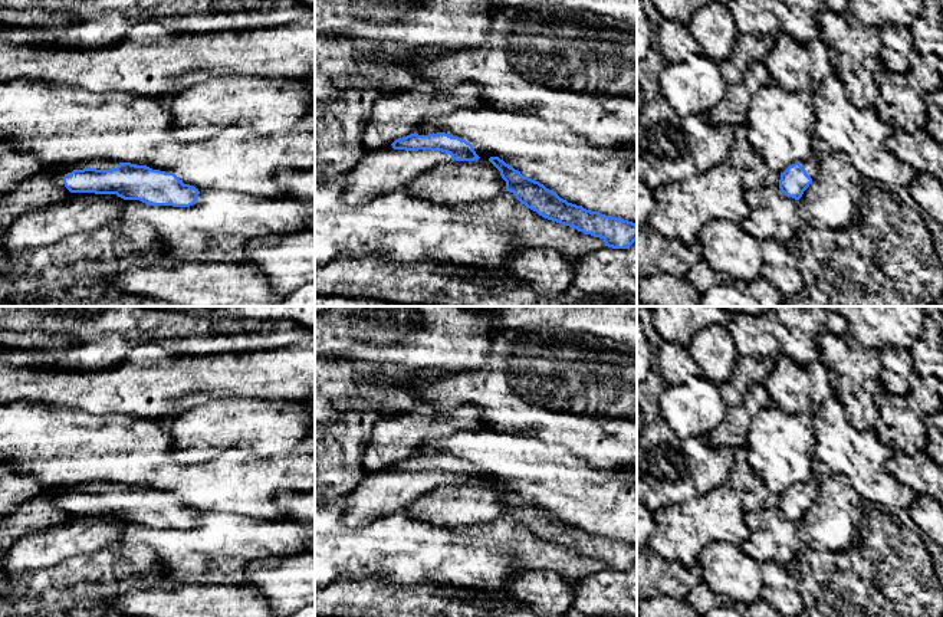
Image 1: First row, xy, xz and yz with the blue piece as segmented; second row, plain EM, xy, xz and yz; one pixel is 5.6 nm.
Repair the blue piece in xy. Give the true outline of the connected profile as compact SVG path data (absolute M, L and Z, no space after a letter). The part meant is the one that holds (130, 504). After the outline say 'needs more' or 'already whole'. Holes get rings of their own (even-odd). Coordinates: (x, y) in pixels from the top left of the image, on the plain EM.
M91 482L46 489L55 505L65 508L70 515L116 516L124 522L172 529L190 529L200 516L174 495L131 485Z; needs more

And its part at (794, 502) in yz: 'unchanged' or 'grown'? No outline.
grown

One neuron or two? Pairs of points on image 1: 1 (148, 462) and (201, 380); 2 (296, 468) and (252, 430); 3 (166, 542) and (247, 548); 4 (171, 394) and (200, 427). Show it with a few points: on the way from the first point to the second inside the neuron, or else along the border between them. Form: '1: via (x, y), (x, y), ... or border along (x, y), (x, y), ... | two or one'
1: border along (128, 413), (137, 417), (161, 419) | two
2: border along (295, 446), (286, 452), (269, 456) | two
3: via (186, 548), (227, 548) | one
4: border along (217, 397), (189, 407), (171, 419) | two

